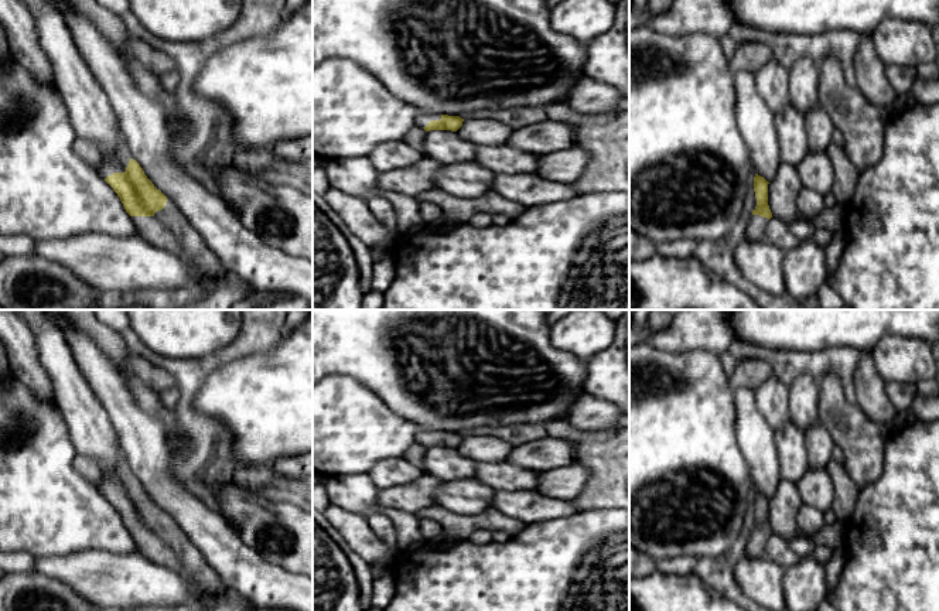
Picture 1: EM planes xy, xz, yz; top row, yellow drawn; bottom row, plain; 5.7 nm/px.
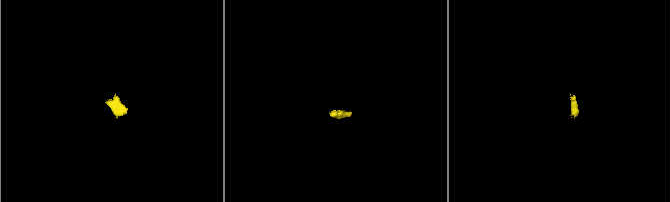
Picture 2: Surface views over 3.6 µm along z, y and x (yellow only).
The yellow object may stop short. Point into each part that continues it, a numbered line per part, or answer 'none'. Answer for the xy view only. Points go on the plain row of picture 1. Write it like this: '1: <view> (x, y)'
1: xy (116, 478)
2: xy (168, 546)

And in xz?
1: xz (423, 436)

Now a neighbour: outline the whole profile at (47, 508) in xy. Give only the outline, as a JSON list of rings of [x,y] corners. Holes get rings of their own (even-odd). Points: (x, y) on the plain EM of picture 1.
[[[11,371],[0,378],[0,552],[27,552],[35,557],[85,549],[139,552],[113,505],[75,471],[75,455],[57,403],[38,396]]]

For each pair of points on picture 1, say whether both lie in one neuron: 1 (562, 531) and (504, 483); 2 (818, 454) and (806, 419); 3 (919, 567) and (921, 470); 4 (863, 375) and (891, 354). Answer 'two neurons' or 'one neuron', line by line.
1: two neurons
2: one neuron
3: one neuron
4: two neurons

